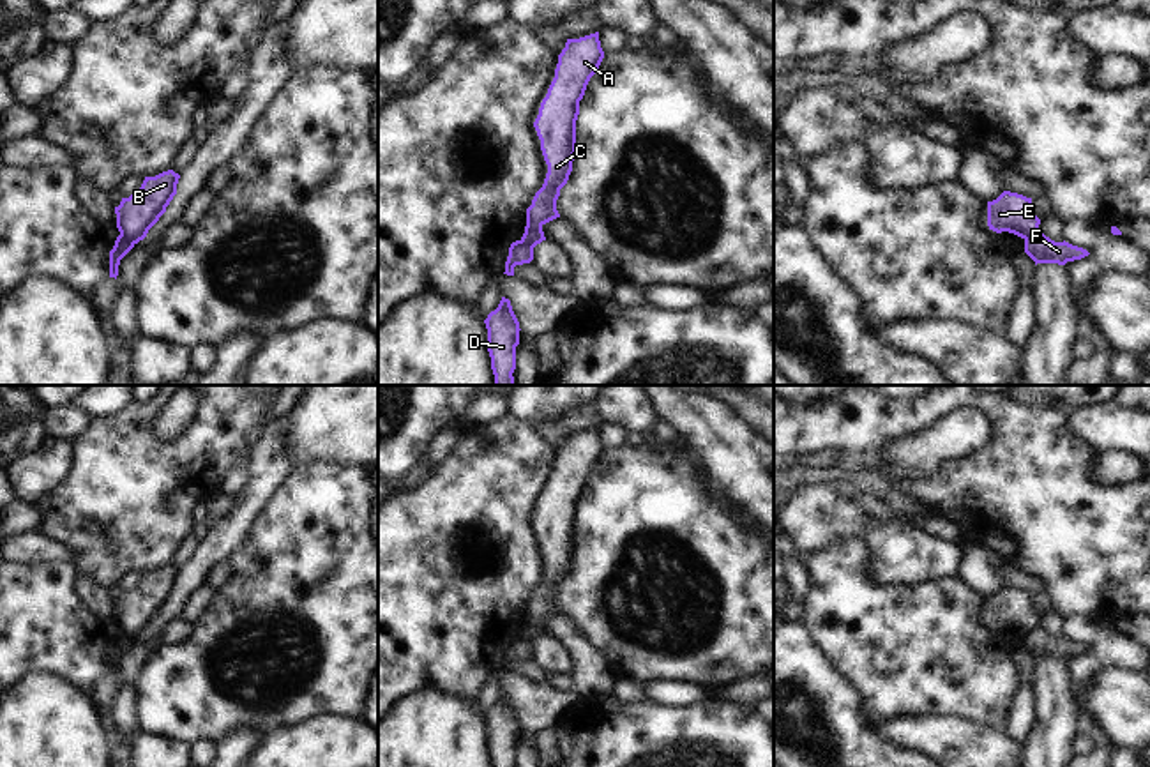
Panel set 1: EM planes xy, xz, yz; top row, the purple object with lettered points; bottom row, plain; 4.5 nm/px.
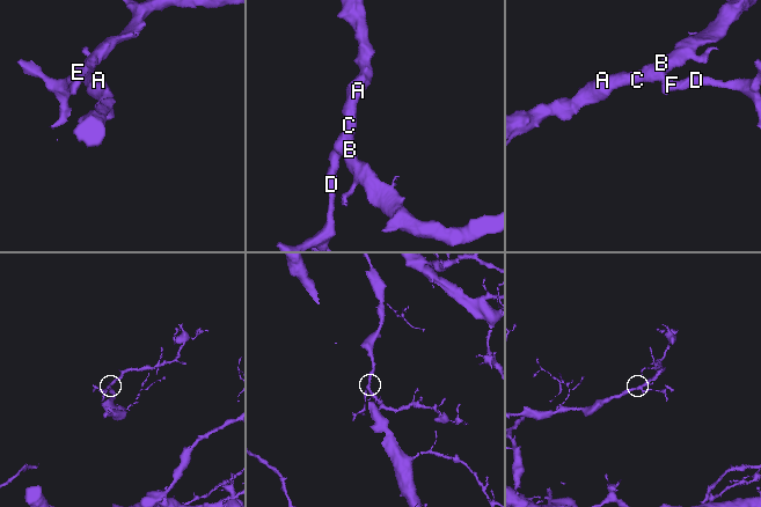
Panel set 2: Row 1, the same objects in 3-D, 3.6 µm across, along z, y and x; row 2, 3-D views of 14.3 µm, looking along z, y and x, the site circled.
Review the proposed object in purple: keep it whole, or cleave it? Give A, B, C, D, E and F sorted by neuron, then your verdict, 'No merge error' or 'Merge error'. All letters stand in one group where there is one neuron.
Groups: A B C E / D F. Merge error.

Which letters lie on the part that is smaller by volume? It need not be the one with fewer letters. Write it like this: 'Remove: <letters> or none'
Remove: D, F.

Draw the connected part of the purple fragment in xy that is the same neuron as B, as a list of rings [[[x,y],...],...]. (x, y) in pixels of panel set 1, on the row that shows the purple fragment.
[[[173,170],[155,177],[145,177],[141,187],[134,194],[122,198],[120,205],[115,207],[120,235],[134,244],[143,240],[177,194],[178,178],[180,175]]]

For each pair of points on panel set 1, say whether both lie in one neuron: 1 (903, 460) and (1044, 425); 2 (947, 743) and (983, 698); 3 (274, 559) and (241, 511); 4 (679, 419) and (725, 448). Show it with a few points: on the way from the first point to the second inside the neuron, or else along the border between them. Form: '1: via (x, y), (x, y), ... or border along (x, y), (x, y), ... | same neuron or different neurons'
1: border along (981, 409), (991, 437), (953, 462) | different neurons
2: border along (924, 711), (958, 716), (1006, 732) | different neurons
3: border along (278, 493), (246, 543), (228, 561) | different neurons
4: via (689, 419), (696, 419), (714, 437) | same neuron

